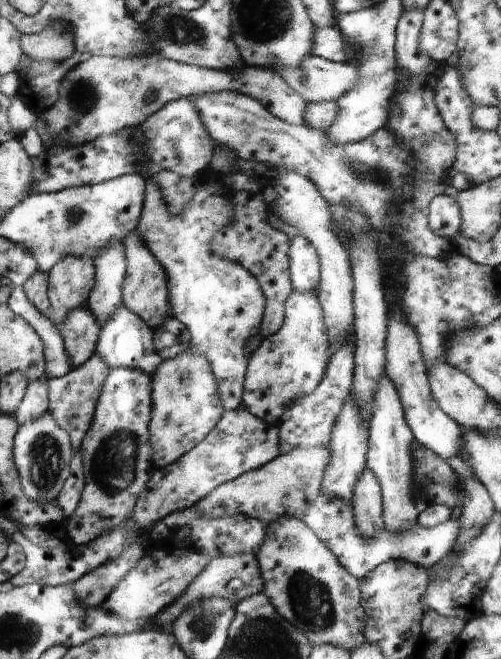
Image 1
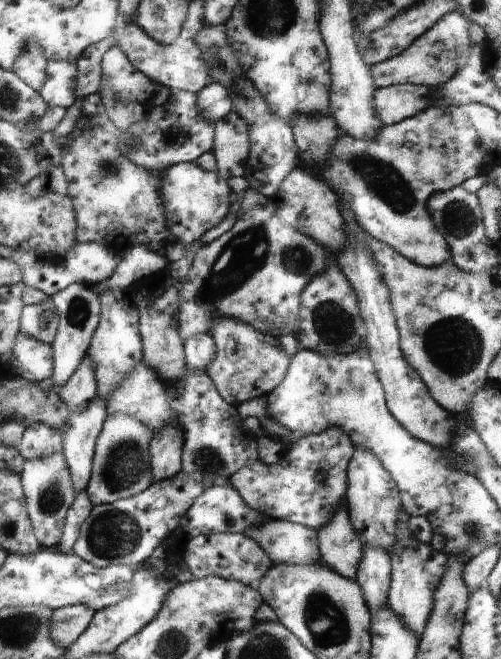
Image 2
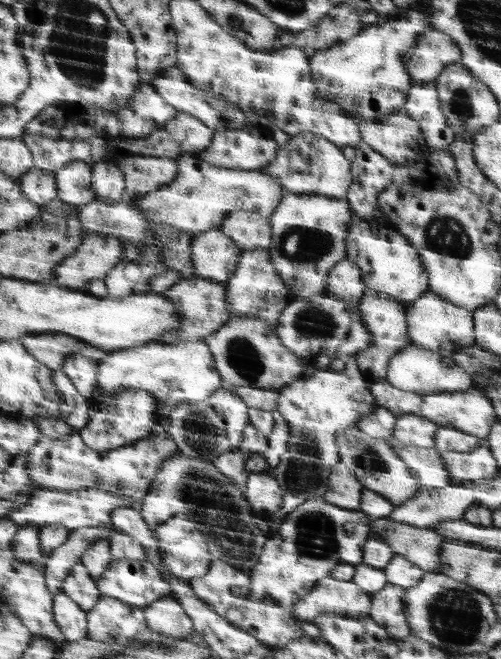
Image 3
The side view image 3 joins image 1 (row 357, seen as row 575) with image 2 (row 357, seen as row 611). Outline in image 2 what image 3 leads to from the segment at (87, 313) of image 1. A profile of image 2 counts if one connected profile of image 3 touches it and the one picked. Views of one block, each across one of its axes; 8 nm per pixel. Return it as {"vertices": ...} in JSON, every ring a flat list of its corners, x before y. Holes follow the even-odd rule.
{"vertices":[[86,354,86,364,78,368,78,376,70,378,70,384,64,384,64,388,55,390,58,396,68,404,70,410,82,410,92,400,92,396,98,394,94,370,94,364]]}

